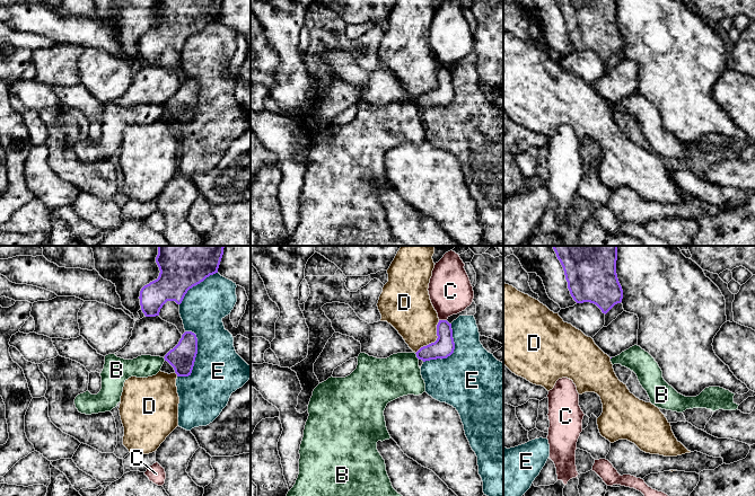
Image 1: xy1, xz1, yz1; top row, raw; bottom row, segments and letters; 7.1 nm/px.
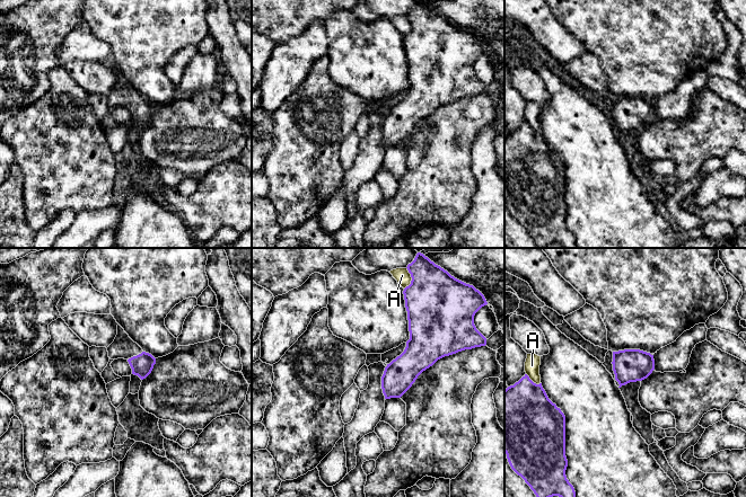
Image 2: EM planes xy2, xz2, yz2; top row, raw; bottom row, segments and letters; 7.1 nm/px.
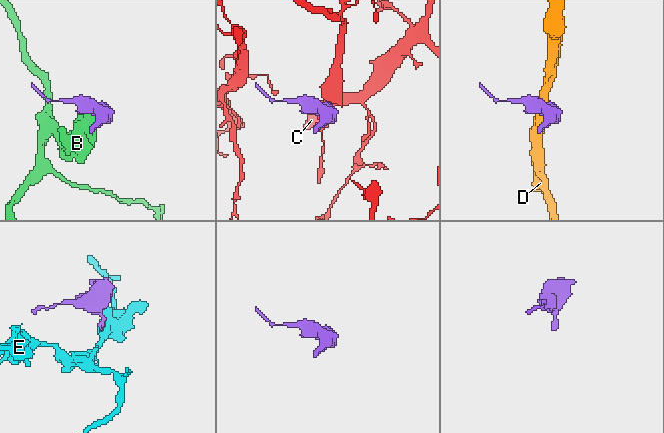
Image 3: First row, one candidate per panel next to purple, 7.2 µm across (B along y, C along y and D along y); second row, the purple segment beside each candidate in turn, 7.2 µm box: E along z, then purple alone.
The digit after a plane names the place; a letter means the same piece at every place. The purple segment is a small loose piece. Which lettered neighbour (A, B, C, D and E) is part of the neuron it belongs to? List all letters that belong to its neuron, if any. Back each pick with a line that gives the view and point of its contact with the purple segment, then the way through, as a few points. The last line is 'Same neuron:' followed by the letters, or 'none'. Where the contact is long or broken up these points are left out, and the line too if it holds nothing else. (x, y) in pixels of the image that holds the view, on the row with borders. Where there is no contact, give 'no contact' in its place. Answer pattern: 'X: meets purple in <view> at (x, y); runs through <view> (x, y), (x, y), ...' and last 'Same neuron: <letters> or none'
Same neuron: none

